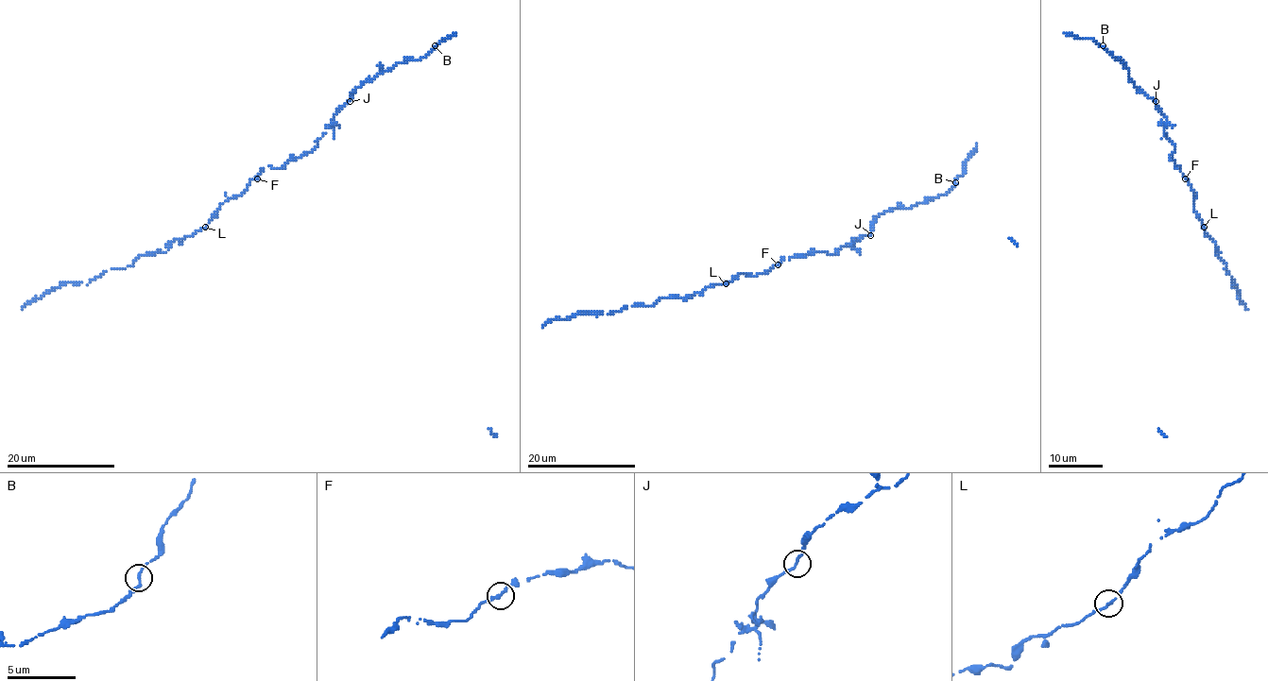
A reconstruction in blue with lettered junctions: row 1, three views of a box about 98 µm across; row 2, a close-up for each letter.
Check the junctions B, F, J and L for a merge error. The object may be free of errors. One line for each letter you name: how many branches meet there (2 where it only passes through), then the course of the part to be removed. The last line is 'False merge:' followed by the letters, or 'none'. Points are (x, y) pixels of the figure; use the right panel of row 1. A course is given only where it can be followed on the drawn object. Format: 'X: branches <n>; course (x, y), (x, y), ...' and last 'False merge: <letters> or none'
False merge: none

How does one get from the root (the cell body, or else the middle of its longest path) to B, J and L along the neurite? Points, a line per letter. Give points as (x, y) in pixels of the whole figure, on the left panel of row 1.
B: (309, 153), (332, 125), (333, 116), (350, 101), (362, 84), (394, 64), (424, 58), (435, 45)
J: (309, 153), (332, 125), (333, 116), (350, 101)
L: (309, 153), (290, 160), (281, 167), (264, 167), (242, 194), (229, 197), (204, 228)

